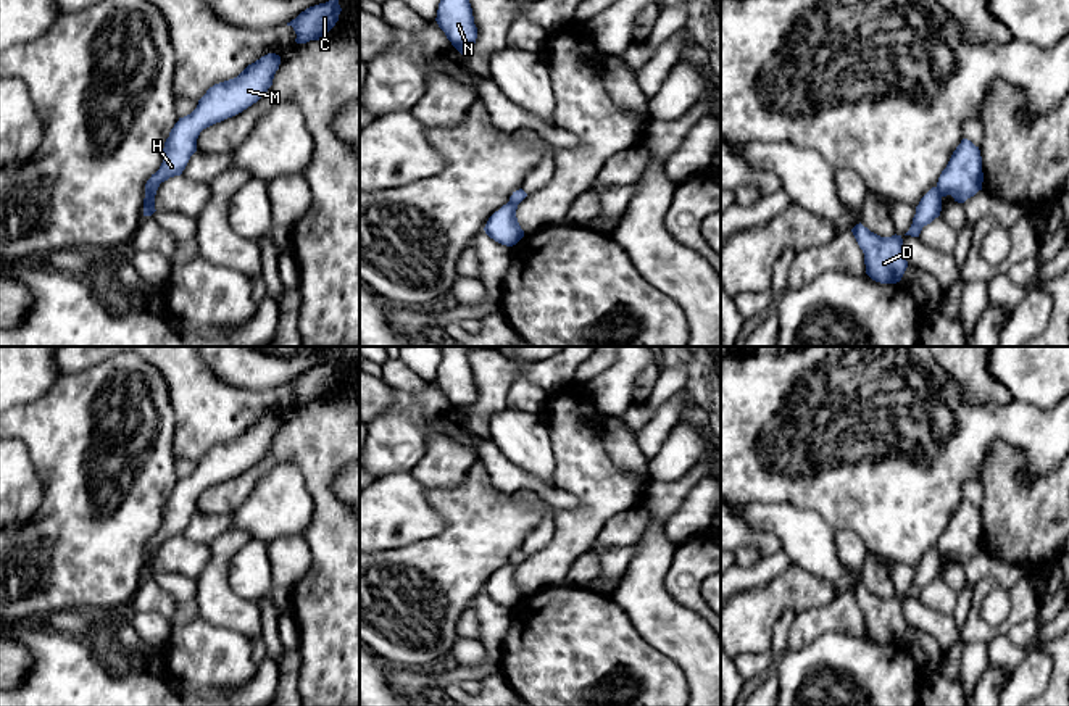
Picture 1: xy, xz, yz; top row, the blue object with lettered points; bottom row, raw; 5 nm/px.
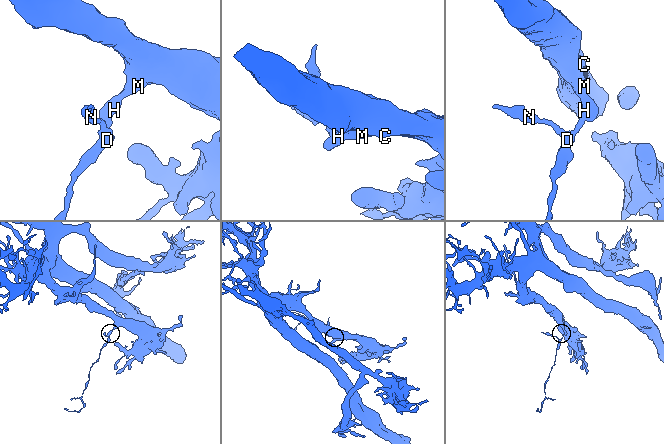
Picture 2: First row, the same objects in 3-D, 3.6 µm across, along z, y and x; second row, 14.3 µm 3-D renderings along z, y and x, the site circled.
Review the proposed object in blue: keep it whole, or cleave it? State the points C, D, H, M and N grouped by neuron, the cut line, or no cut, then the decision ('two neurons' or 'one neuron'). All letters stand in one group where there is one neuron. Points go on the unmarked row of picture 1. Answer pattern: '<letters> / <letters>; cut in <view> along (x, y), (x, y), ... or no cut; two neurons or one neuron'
C H M / D N; cut in xy along (158, 545), (145, 556); two neurons

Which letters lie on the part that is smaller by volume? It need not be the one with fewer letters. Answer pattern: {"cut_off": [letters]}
{"cut_off": ["D", "N"]}

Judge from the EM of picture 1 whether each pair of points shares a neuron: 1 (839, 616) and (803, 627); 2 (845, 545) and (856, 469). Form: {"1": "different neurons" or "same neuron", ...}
{"1": "same neuron", "2": "different neurons"}

